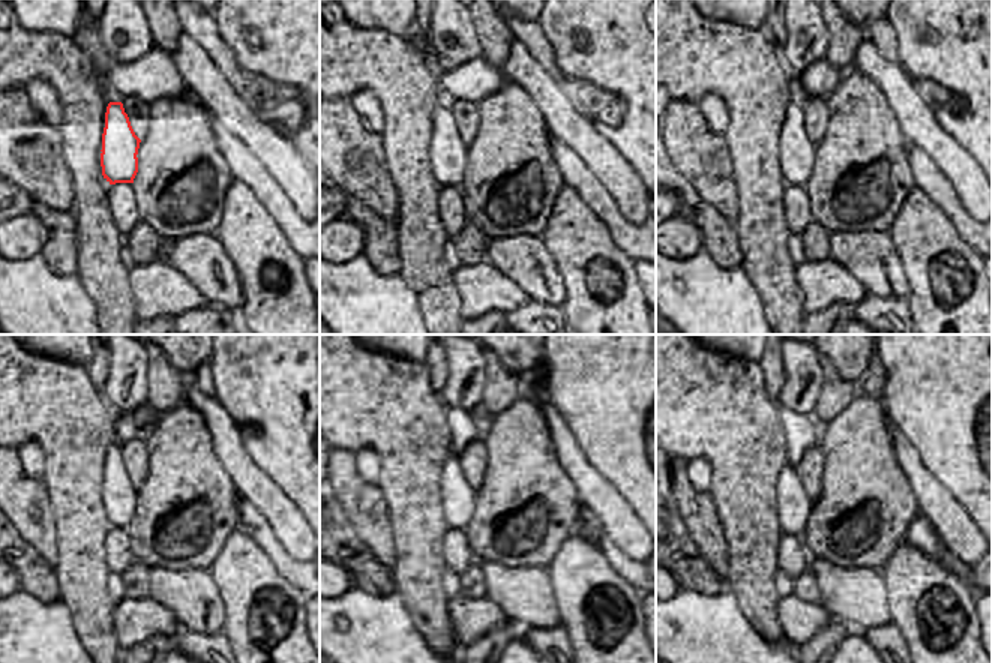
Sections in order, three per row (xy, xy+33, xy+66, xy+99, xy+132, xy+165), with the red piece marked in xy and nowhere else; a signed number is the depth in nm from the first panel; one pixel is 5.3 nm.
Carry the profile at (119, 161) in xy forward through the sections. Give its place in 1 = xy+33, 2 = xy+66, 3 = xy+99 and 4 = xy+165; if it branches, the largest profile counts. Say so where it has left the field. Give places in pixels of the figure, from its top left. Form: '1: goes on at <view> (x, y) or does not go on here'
1: goes on at xy+33 (456, 153)
2: goes on at xy+66 (793, 176)
3: goes on at xy+99 (119, 515)
4: goes on at xy+165 (794, 513)

